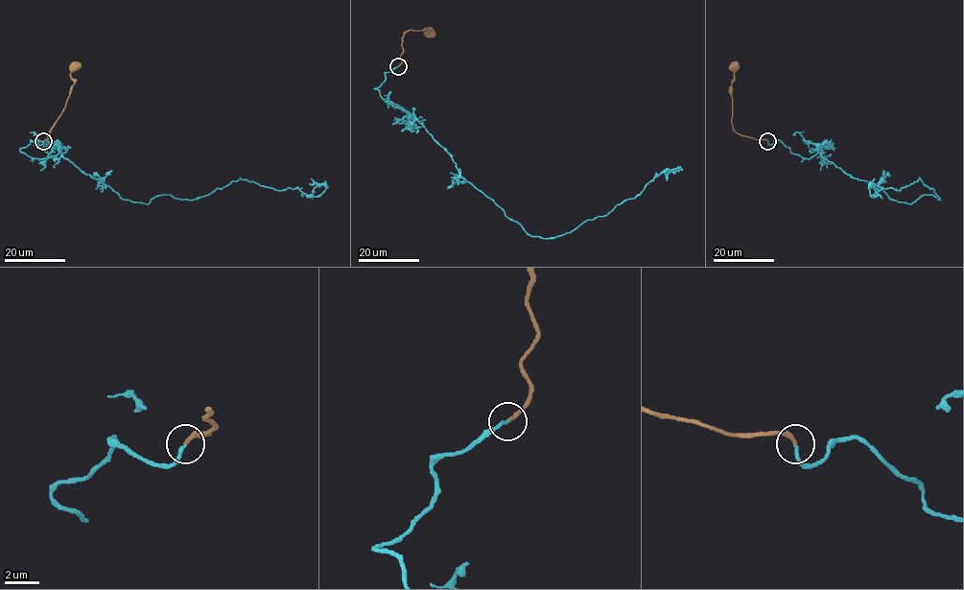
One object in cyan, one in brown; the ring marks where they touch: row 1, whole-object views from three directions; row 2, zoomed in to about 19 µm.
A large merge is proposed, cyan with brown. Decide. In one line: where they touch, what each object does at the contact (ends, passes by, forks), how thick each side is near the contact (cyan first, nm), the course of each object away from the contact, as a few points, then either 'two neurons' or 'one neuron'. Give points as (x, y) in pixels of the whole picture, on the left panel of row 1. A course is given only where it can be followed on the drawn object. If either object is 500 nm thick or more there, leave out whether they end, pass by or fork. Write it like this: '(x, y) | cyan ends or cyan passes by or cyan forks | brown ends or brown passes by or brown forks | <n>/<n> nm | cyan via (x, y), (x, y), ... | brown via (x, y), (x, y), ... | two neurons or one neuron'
(43, 141) | cyan ends | brown ends | 180/240 nm | cyan via (43, 141), (20, 150), (60, 153), (147, 204), (241, 178), (308, 197), (325, 181) | brown via (43, 141), (62, 111), (74, 82), (70, 73), (80, 62) | one neuron

